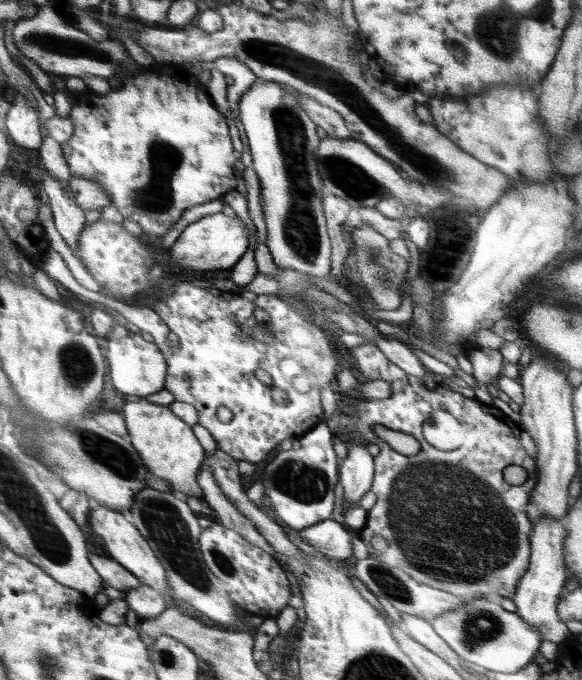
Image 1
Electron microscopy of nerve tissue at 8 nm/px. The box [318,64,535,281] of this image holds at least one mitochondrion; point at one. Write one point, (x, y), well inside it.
(358, 184)

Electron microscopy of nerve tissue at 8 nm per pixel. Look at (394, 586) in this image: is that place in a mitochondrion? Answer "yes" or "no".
yes

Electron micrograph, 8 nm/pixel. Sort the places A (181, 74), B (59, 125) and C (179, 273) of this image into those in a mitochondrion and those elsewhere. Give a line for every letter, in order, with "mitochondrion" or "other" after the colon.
A: other
B: other
C: other

